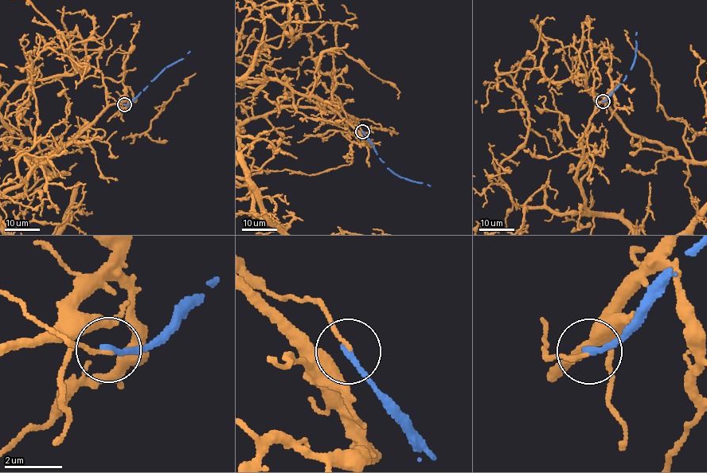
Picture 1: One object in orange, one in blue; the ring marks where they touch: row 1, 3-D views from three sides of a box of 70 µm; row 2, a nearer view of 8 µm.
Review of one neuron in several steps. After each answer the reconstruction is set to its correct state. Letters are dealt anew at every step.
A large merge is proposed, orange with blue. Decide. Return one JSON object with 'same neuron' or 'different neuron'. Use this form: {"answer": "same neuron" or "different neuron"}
{"answer": "different neuron"}

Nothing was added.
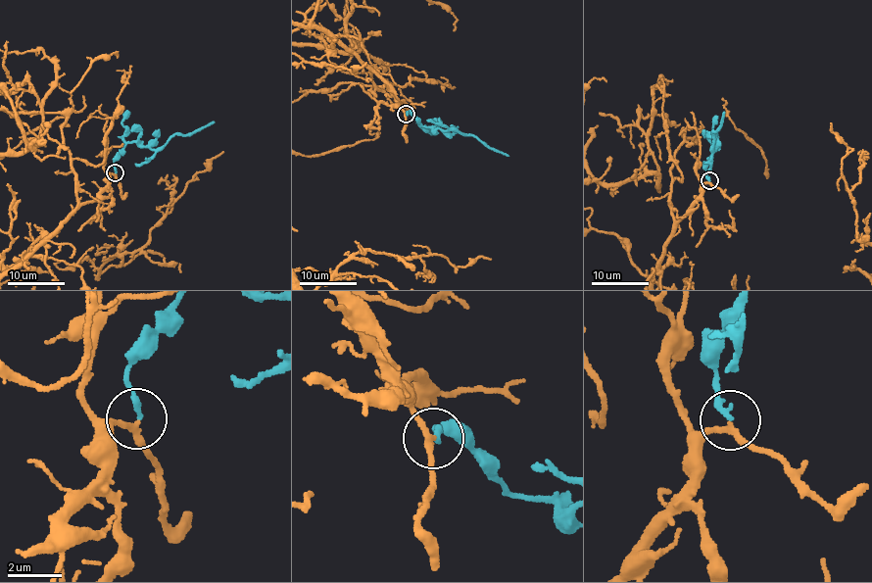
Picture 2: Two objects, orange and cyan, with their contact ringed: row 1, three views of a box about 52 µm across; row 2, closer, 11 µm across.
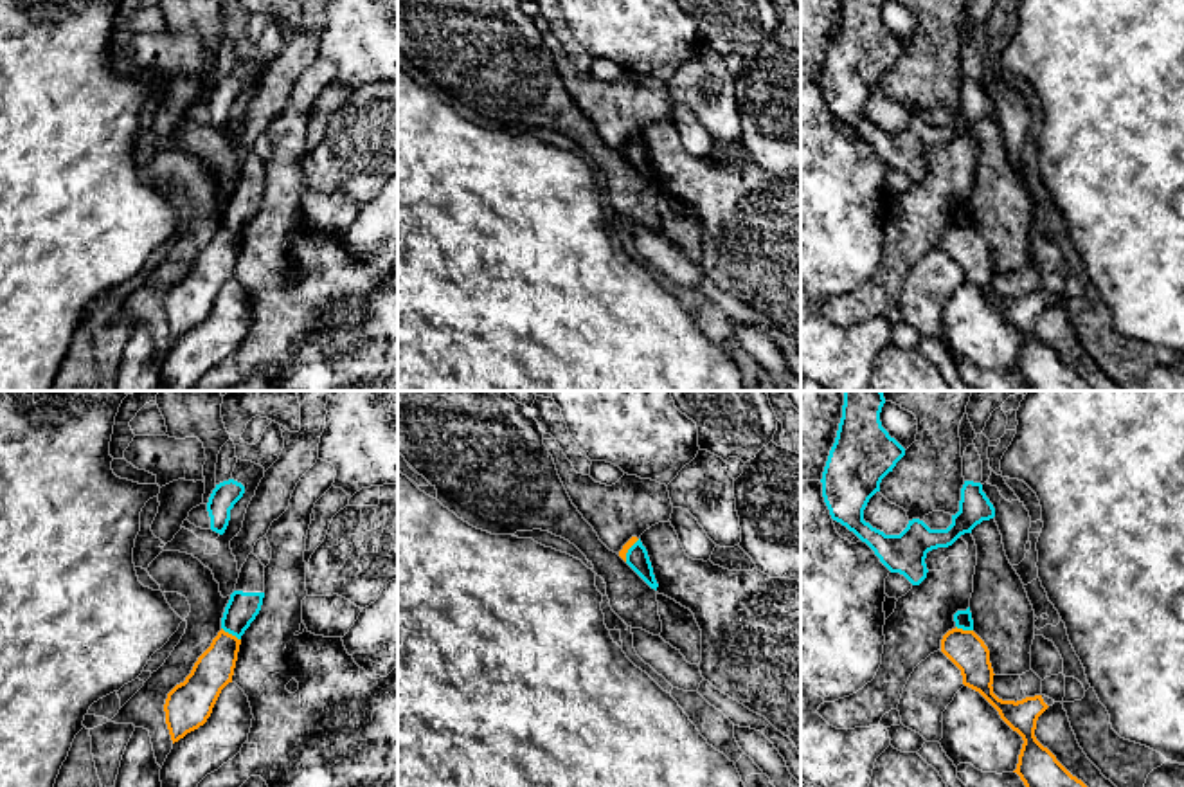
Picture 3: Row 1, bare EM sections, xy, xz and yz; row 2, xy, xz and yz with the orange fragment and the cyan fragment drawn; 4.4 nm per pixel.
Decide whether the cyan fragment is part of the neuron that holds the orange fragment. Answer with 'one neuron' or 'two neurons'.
two neurons

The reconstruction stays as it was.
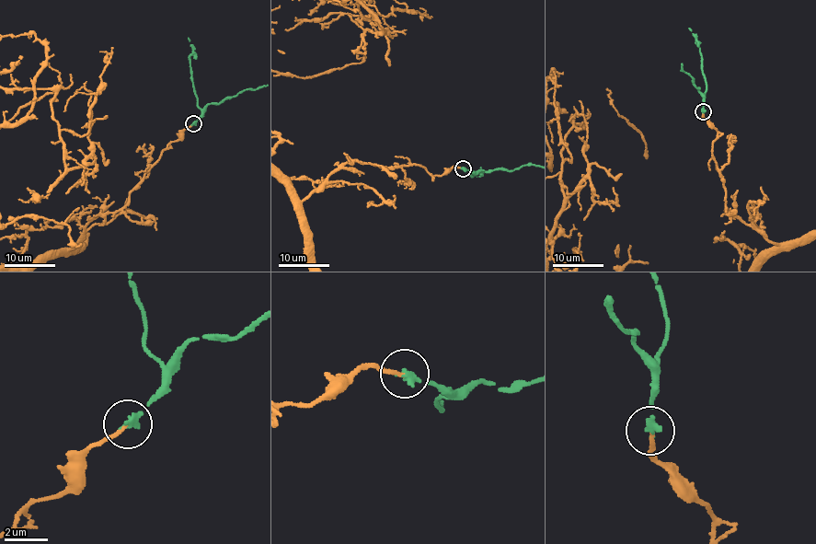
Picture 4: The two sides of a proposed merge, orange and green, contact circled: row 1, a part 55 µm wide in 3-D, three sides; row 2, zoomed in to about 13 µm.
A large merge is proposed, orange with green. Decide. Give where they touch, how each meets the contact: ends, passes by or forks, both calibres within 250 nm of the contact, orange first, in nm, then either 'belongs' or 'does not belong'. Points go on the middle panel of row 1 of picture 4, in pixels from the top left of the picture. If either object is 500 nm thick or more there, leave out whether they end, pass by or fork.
place (463, 168); orange ends; green ends; calibres 190 and 280 nm; belongs

